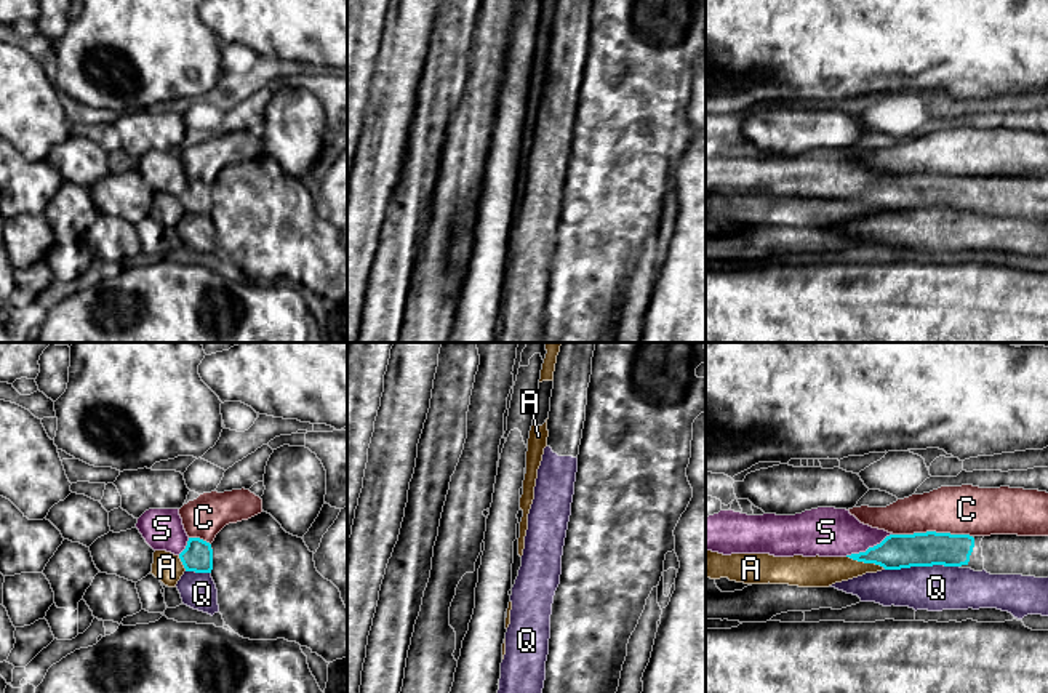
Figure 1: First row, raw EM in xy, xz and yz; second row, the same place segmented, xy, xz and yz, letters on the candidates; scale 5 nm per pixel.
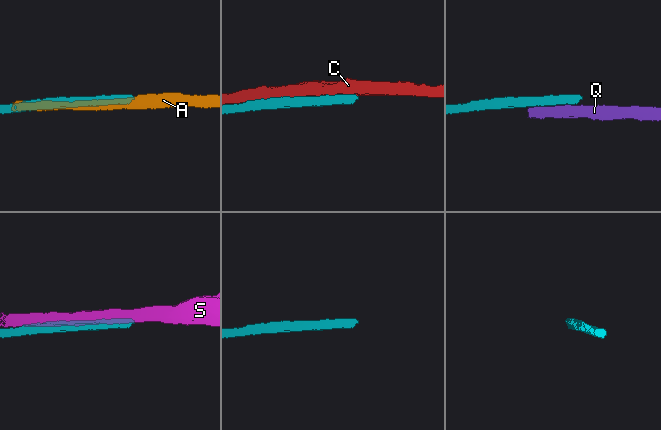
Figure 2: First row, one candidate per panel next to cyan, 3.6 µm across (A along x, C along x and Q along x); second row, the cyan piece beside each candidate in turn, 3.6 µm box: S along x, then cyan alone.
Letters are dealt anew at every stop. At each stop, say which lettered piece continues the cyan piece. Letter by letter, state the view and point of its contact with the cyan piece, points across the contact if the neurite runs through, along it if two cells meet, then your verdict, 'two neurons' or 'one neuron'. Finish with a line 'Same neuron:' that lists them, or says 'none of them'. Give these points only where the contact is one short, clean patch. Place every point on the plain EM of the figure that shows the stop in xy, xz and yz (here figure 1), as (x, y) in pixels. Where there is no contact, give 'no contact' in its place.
A: contact yz (866, 204); two neurons
C: contact yz (933, 173); two neurons
Q: contact yz (922, 207); two neurons
S: contact yz (869, 189); two neurons
Same neuron: none of them

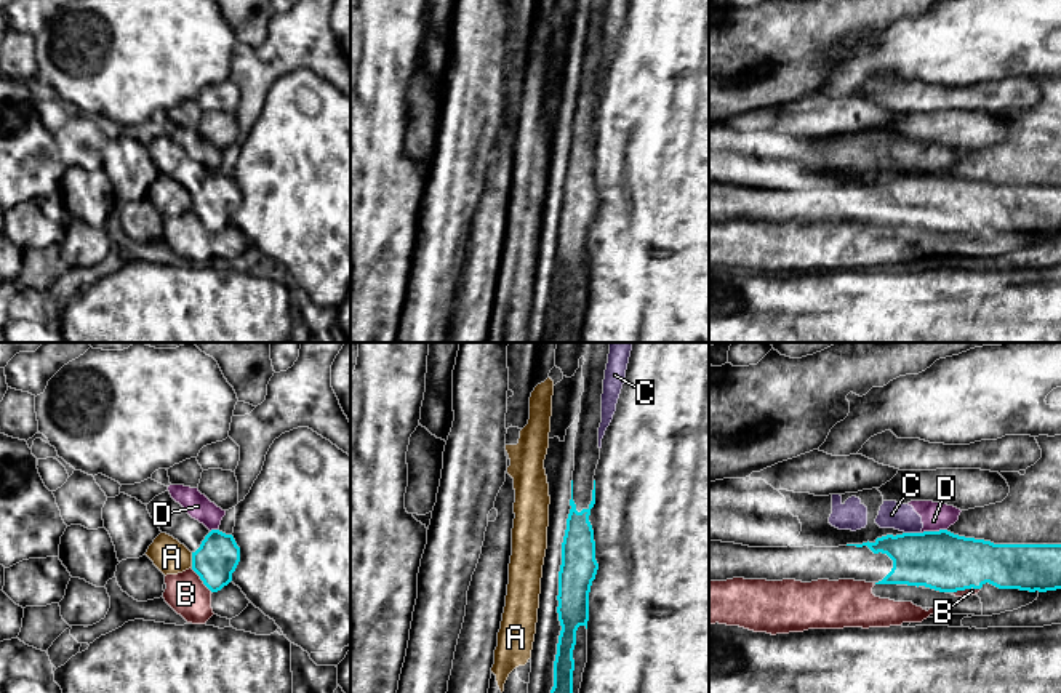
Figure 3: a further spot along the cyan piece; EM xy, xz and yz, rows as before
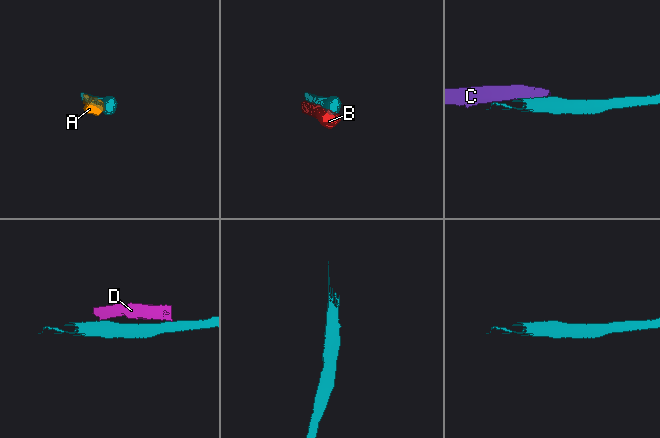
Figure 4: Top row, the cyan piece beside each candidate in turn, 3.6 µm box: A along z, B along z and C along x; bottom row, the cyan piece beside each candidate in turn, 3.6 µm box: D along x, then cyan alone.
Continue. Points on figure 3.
A: contact xy (192, 202); two neurons
B: contact xy (200, 220); two neurons
C: contact yz (912, 175); border yz (904, 173), (919, 175); two neurons
D: contact yz (933, 173); border yz (946, 170), (920, 175); two neurons
Same neuron: none of them

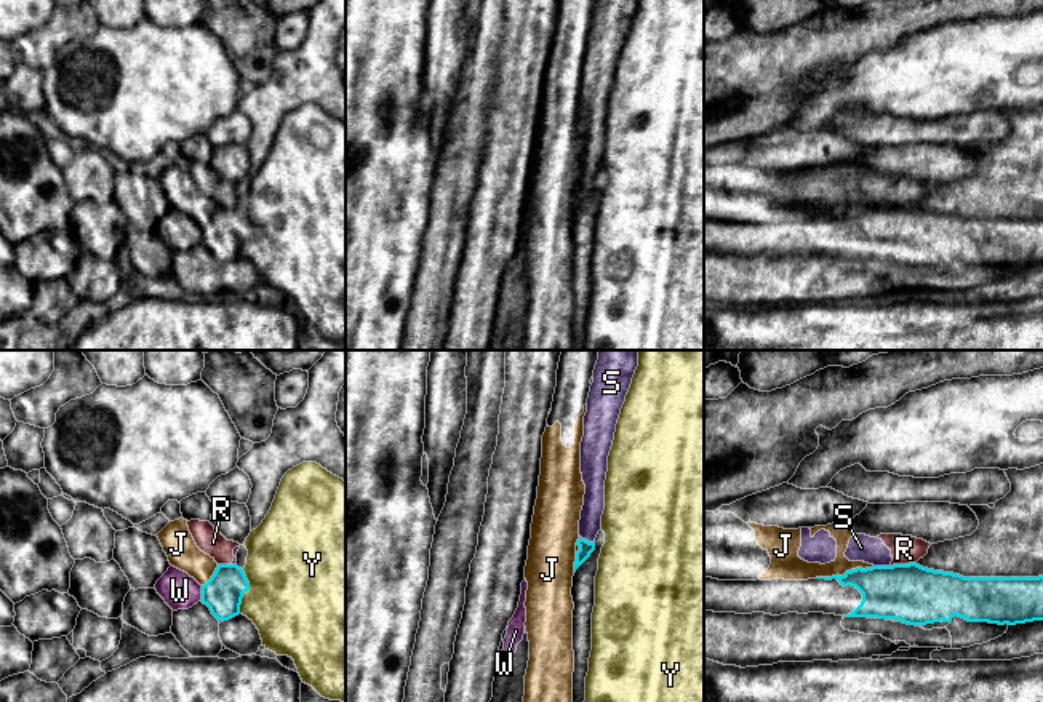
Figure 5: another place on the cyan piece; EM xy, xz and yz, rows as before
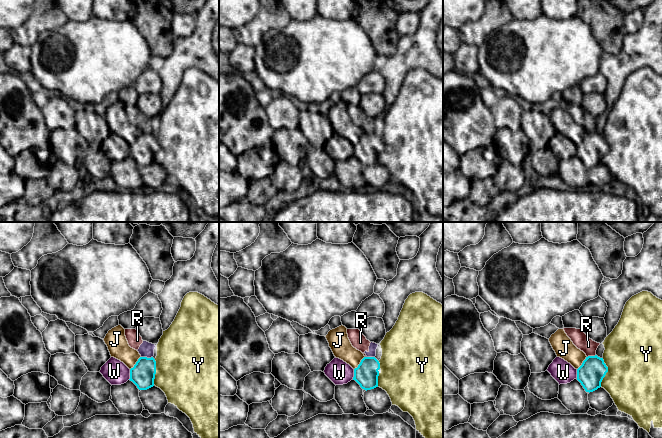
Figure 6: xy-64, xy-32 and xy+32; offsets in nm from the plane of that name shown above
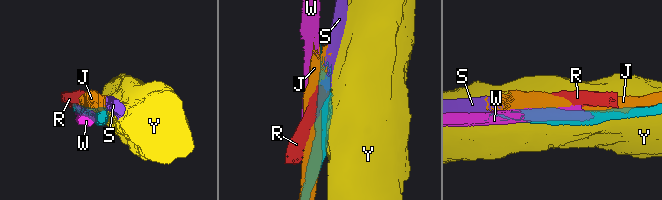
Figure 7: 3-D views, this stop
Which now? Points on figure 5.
J: contact yz (845, 215); two neurons
R: contact yz (903, 207); border yz (915, 203), (890, 208); two neurons
S: contact yz (882, 208); border yz (874, 207), (888, 208); two neurons
W: contact xy (202, 235); two neurons
Y: contact xy (245, 232); two neurons
Same neuron: none of them

